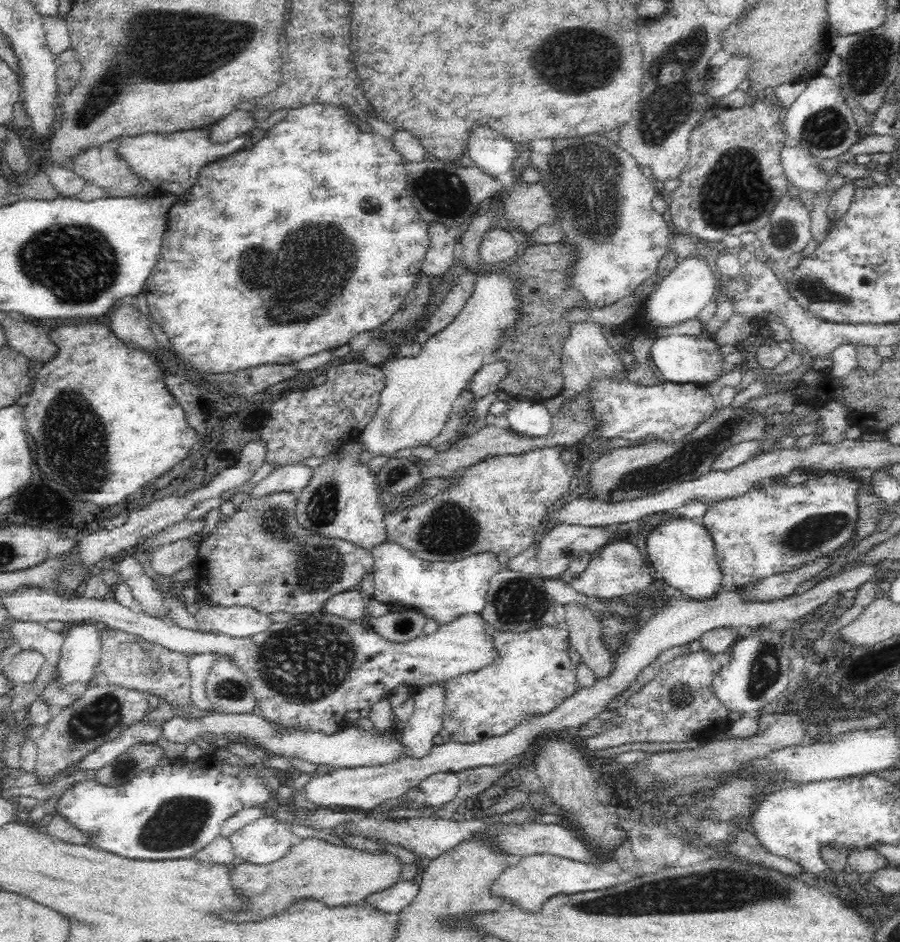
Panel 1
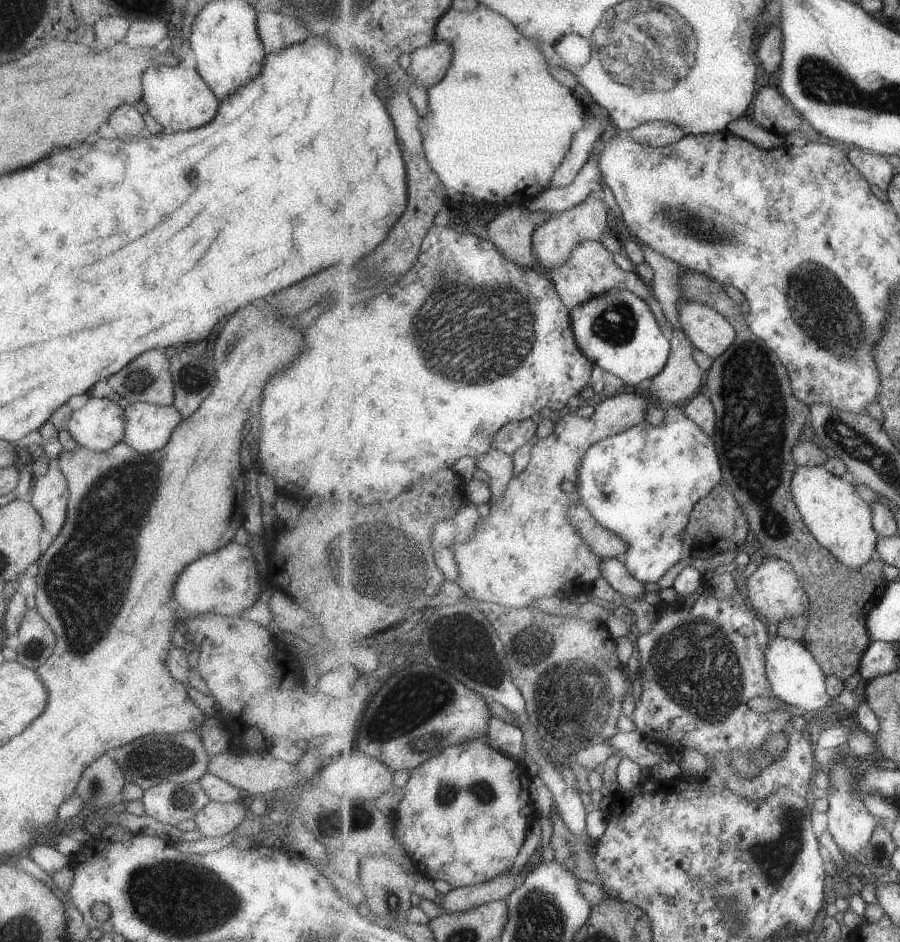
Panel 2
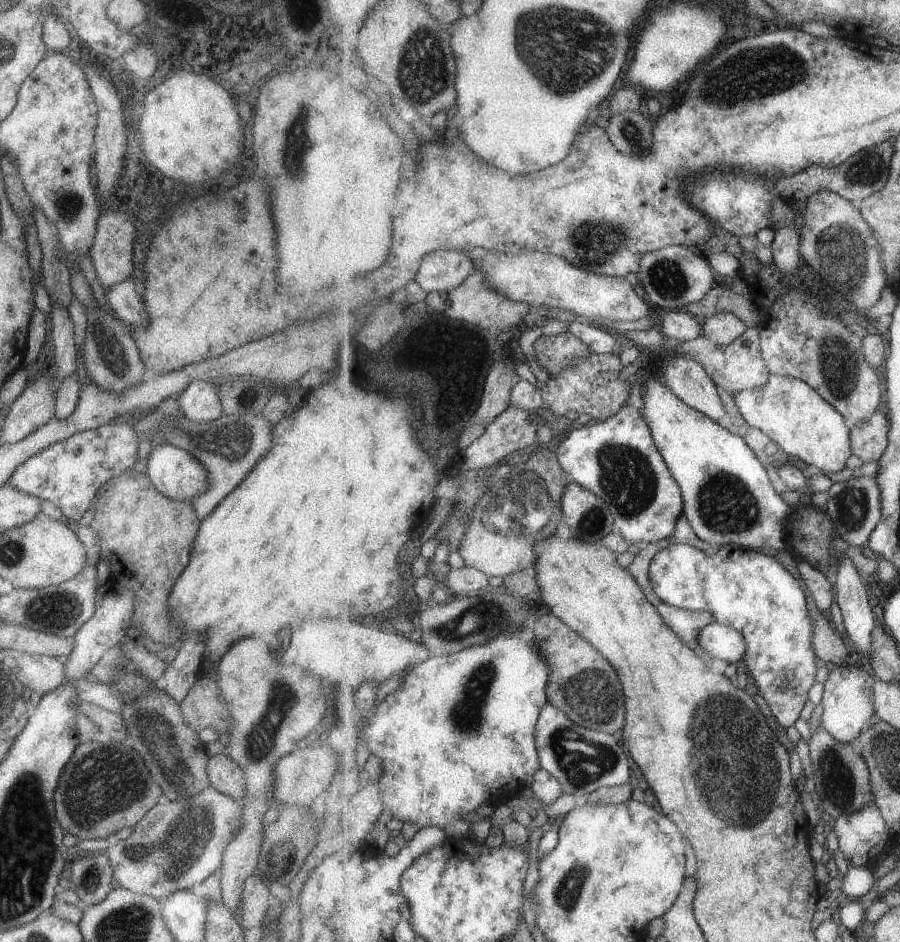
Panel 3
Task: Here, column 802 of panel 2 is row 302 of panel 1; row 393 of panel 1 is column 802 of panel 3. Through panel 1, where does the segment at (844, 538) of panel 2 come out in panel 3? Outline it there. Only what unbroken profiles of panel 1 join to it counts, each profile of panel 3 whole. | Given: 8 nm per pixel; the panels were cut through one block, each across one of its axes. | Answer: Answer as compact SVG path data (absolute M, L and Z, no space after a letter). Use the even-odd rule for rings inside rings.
M773 374L765 386L741 390L732 396L750 428L758 428L768 435L787 455L829 474L847 466L853 454L851 423L807 382Z

